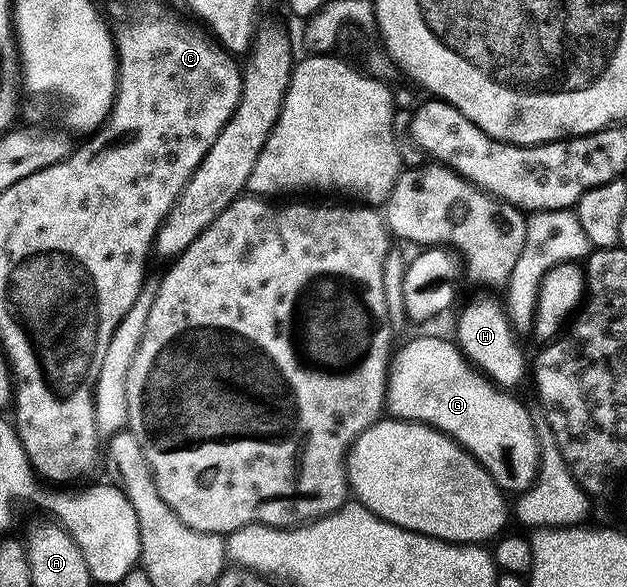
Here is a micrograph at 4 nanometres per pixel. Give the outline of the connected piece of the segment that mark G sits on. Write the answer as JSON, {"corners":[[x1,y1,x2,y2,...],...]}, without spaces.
{"corners":[[417,338,414,342,407,343,402,350,400,347,400,349,394,353,389,368,389,382,385,392,388,413,392,415,394,419,403,422,417,422,421,426,429,426,431,429,437,430,441,434,446,434,449,438,454,438,455,441,496,480,497,485,501,487,506,495,512,496,513,494,513,496,520,496,532,489,540,474,541,450,539,436,536,434,538,419,535,415,533,416,532,412,529,411,519,399,513,398,517,396,514,396,510,391,490,382,489,379,462,354,459,346,455,345,452,341,449,342,444,342,441,338]]}

